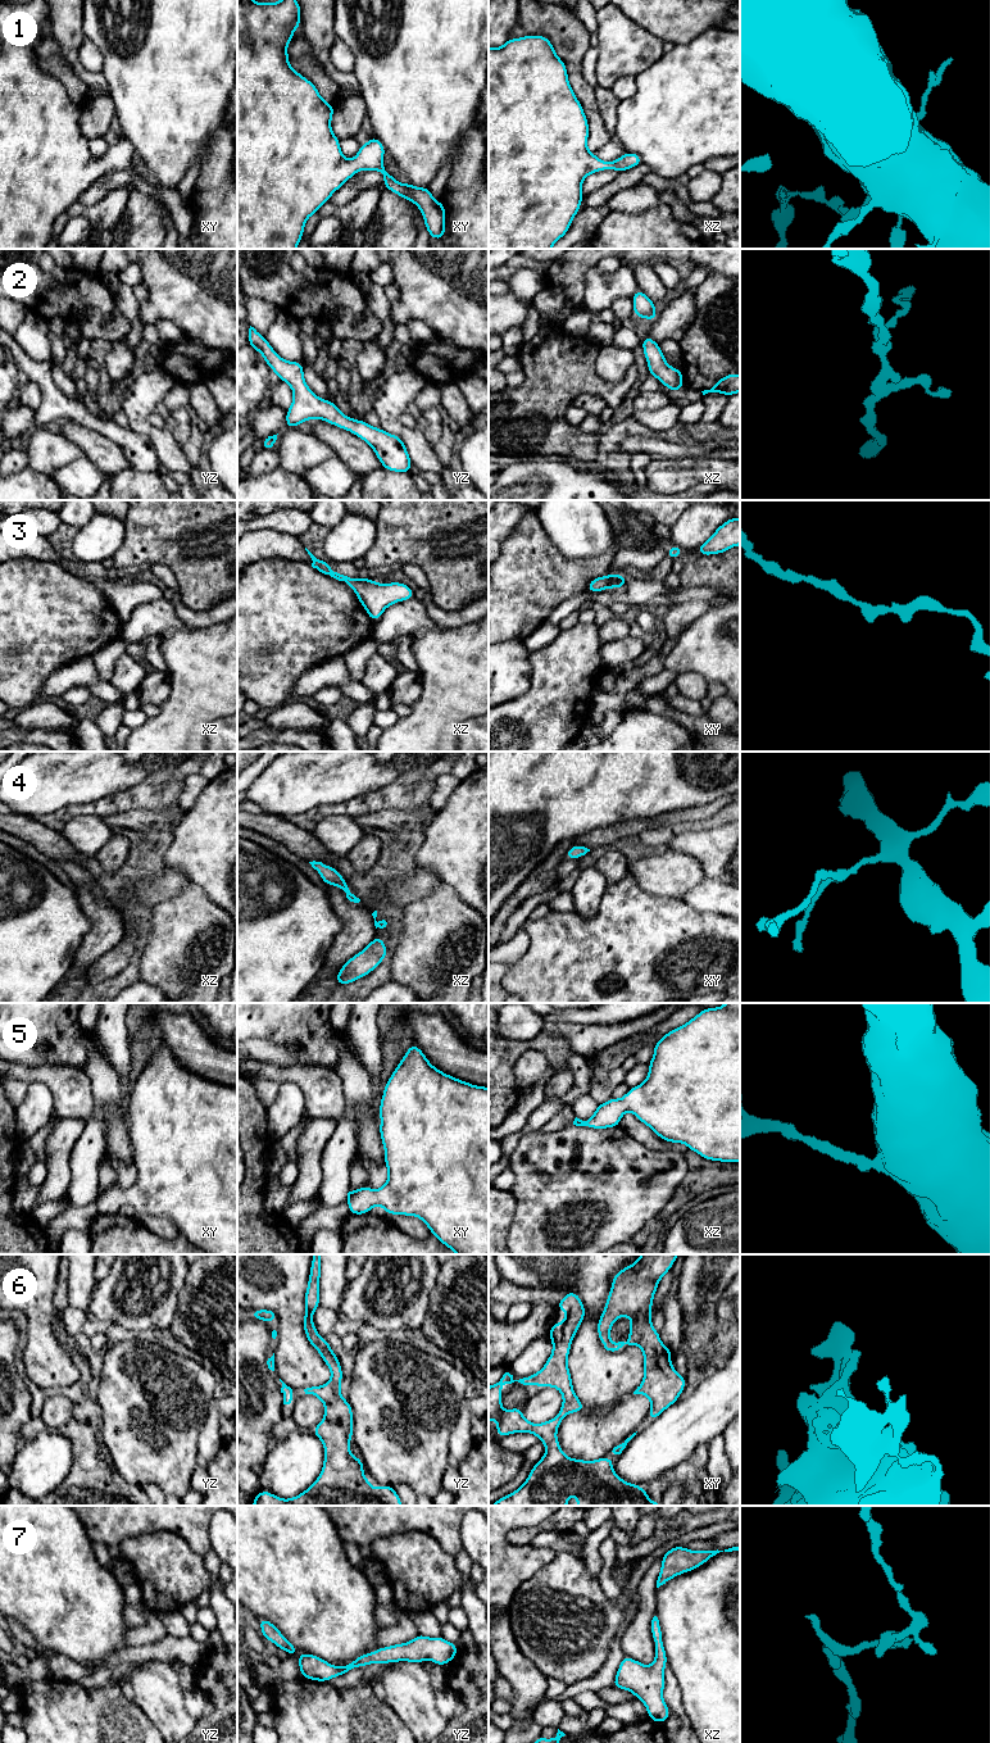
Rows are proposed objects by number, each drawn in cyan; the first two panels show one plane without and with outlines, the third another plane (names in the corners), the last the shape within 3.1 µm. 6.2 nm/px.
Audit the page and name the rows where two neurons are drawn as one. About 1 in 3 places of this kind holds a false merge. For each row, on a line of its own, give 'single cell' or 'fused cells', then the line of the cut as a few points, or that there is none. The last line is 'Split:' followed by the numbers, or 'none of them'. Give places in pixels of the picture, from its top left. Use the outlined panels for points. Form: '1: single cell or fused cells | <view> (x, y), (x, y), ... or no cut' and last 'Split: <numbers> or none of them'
1: single cell | no cut
2: single cell | no cut
3: single cell | no cut
4: single cell | no cut
5: single cell | no cut
6: single cell | no cut
7: single cell | no cut
Split: none of them

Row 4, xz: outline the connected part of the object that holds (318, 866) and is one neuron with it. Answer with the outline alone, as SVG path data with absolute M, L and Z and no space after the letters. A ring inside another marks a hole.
M309 862L312 864L312 867L321 873L321 877L322 877L322 881L326 884L326 885L333 885L333 886L339 886L342 889L344 894L346 895L346 898L350 900L350 902L354 902L354 903L359 903L360 899L357 898L353 891L350 890L350 888L348 886L346 881L344 880L342 875L336 871L333 867L331 866L326 866L324 863L322 862Z

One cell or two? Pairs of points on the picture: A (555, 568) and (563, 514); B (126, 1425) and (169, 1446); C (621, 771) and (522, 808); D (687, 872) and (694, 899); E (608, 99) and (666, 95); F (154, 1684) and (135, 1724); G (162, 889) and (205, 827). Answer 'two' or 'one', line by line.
A: two
B: one
C: one
D: two
E: two
F: two
G: two

